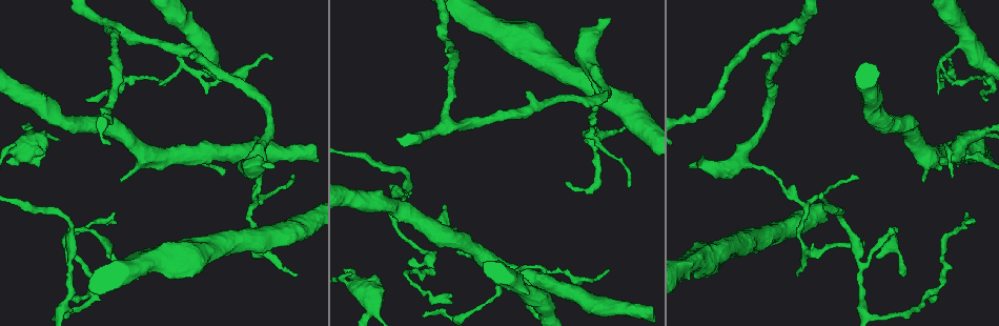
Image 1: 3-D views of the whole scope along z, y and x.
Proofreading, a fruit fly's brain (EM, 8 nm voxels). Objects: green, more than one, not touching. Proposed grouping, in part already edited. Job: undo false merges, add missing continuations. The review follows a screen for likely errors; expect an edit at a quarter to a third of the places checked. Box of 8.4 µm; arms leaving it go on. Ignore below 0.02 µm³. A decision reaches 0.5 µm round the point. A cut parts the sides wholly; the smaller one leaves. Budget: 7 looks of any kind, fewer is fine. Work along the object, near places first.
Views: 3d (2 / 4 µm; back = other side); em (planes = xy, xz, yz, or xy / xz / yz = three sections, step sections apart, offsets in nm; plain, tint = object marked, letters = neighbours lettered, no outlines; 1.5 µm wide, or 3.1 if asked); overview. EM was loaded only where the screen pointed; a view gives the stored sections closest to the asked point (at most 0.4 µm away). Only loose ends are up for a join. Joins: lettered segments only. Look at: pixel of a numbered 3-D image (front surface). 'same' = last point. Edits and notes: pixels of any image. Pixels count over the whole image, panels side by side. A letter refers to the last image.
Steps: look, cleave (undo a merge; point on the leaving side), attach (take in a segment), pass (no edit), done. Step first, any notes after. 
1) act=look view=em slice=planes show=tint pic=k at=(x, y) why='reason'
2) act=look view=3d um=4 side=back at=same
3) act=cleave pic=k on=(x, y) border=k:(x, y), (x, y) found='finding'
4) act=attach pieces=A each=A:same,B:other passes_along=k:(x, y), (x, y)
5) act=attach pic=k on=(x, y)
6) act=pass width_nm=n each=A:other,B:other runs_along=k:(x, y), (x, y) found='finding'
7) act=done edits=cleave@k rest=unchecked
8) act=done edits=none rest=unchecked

act=look view=3d um=4 pic=1 at=(293, 177) why='tapers out'

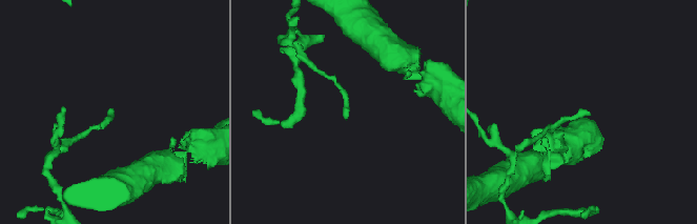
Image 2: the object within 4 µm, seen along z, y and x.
act=look view=em slice=planes show=letters pic=2 at=(345, 119) why='need the tissue'

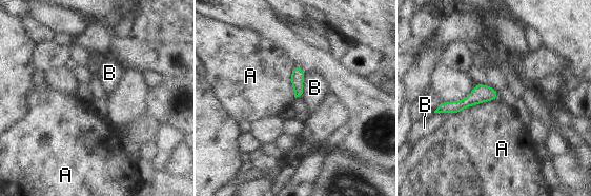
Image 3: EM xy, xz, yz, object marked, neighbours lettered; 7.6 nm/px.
act=pass each=A:other,B:other runs_along=3:(494, 93), (440, 110) found='none of them fits'

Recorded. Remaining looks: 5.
act=look view=3d um=2 pic=1 at=(601, 136) why='abrupt turn'

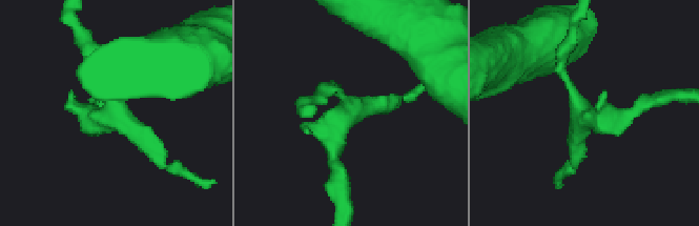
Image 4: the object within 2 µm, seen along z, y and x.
act=look view=em slice=planes show=tint pic=4 at=(586, 116)

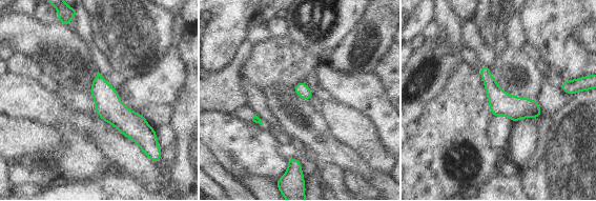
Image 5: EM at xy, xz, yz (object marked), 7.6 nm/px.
act=look view=em slice=planes show=letters at=same

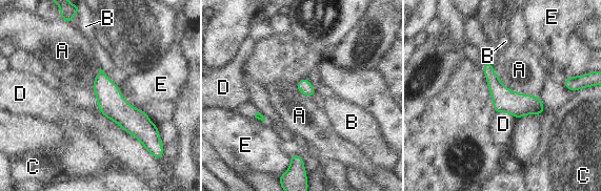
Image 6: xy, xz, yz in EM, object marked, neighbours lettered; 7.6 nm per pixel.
act=pass width_nm=90 longest_contact=D:460nm each=A:other,B:other,C:other,D:other,E:other found='all the same neuron'

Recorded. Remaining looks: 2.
act=look view=em slice=xy step=8 show=tint pic=1 at=(528, 277) why='branch point'

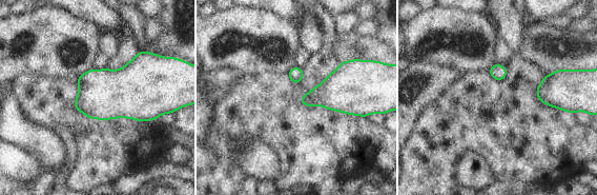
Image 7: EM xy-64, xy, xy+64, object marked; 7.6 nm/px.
act=look view=em slice=planes show=letters at=same

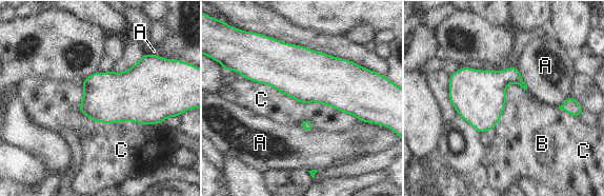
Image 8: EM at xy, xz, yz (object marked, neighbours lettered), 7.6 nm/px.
act=pass longest_contact=C:950nm each=A:other,B:other,C:other border=8:(242, 77), (358, 120) found='one neuron here'

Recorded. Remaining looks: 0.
act=done edits=none rest=unchecked

